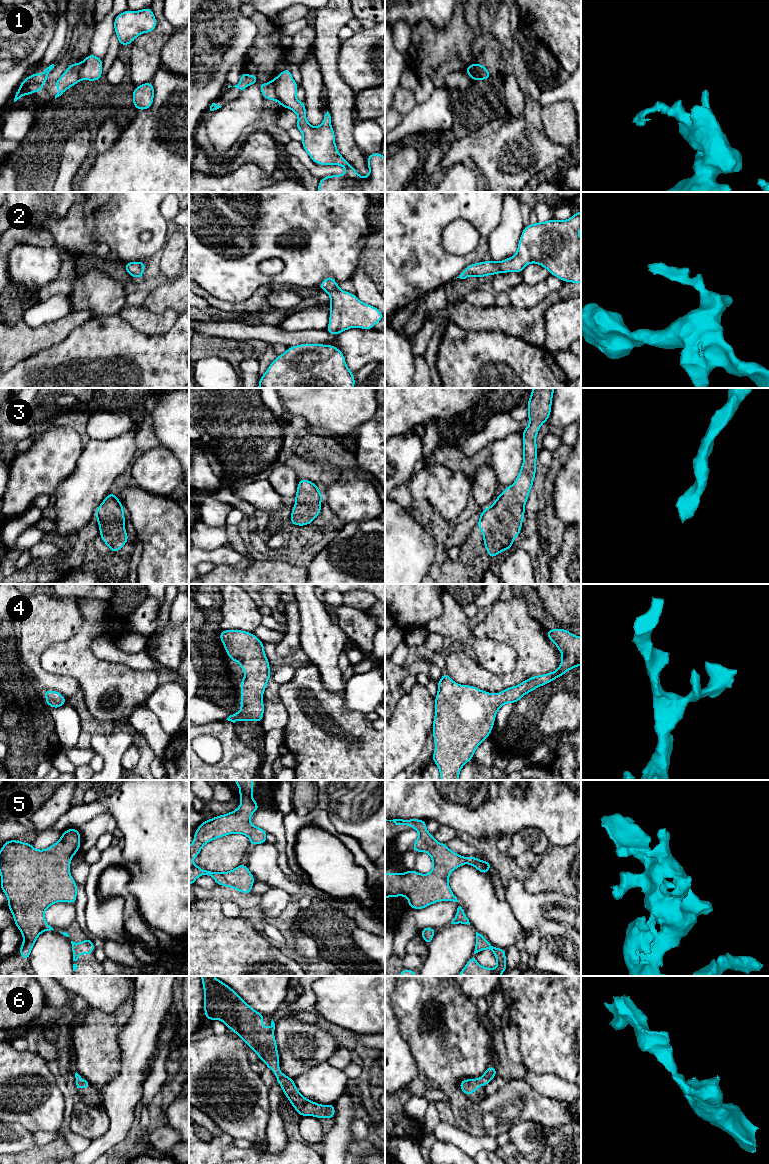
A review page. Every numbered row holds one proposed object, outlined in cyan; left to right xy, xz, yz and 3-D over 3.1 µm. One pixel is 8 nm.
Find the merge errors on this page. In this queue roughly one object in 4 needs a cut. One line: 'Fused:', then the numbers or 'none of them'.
Fused: 1

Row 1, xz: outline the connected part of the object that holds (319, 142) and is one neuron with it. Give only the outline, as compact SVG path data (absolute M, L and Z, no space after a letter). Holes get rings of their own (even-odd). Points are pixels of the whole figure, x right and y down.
M289 68L273 80L278 102L283 108L294 111L298 116L296 128L302 133L301 144L312 161L318 165L339 165L347 172L320 178L317 192L385 192L385 157L380 153L367 156L370 174L360 176L355 168L339 153L329 112L319 127L310 125L306 118L306 105L297 100L299 85Z

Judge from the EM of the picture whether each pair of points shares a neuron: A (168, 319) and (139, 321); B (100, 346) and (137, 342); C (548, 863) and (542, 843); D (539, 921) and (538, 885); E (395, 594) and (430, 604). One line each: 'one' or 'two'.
A: one
B: one
C: two
D: two
E: one

